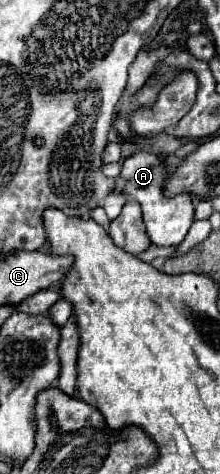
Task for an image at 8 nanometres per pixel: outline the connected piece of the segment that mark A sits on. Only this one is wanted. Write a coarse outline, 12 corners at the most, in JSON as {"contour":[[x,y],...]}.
{"contour":[[166,155],[122,161],[112,195],[142,207],[154,245],[180,245],[194,223],[190,193],[168,197]]}

